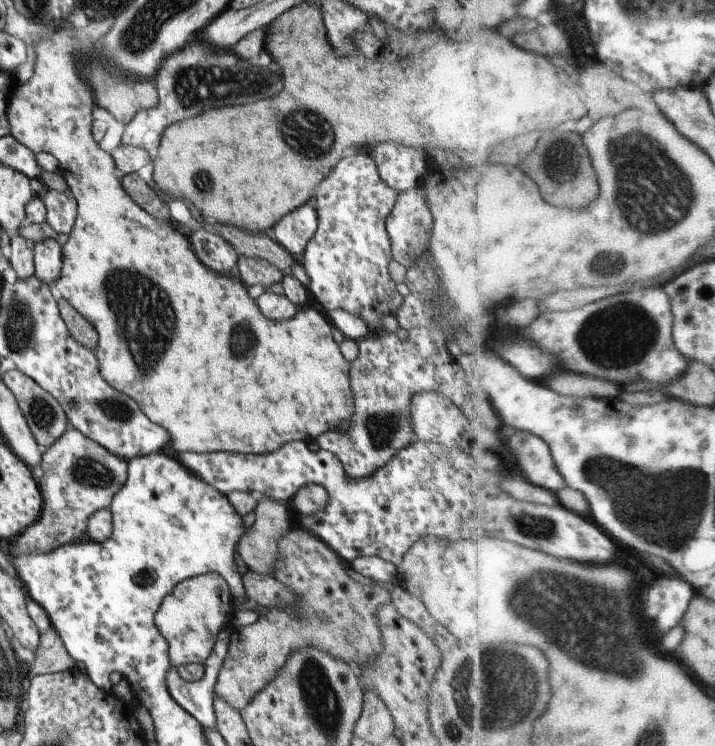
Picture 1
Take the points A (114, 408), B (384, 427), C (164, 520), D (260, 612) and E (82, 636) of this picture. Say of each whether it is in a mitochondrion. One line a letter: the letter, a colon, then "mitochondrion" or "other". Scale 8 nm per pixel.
A: mitochondrion
B: mitochondrion
C: other
D: other
E: other

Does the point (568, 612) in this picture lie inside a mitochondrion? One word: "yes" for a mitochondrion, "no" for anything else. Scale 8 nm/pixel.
yes

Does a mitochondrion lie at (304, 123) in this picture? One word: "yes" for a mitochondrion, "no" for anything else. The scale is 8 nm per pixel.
yes

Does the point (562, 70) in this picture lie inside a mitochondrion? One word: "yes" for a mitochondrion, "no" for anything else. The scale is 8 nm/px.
no

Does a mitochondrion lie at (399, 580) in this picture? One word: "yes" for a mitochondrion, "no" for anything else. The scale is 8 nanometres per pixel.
no

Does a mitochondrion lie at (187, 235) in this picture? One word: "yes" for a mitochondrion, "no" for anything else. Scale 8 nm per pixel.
no

